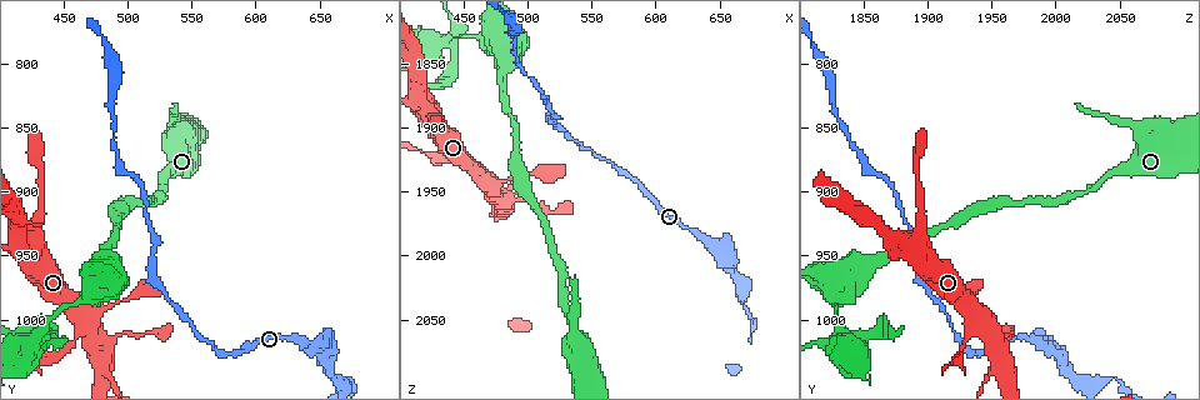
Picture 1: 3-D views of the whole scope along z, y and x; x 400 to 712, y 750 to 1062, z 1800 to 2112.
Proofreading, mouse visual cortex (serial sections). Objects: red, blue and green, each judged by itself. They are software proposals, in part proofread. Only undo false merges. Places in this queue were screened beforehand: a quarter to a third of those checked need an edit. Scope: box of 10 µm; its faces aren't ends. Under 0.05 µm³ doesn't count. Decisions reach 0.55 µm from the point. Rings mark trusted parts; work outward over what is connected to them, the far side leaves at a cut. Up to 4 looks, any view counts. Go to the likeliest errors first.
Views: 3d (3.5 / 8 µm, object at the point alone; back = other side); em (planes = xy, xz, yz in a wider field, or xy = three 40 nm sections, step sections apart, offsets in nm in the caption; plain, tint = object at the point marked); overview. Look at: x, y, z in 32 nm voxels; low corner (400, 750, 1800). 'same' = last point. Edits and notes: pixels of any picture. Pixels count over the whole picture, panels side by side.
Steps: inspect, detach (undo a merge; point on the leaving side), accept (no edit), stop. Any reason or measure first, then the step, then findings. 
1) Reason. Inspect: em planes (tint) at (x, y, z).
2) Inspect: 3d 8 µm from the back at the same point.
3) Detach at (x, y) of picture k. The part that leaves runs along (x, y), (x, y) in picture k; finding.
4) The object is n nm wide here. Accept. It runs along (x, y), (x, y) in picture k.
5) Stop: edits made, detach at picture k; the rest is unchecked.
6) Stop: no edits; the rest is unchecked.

Abrupt turn. Inspect: 3d 3.5 µm at (438, 1004, 1832).

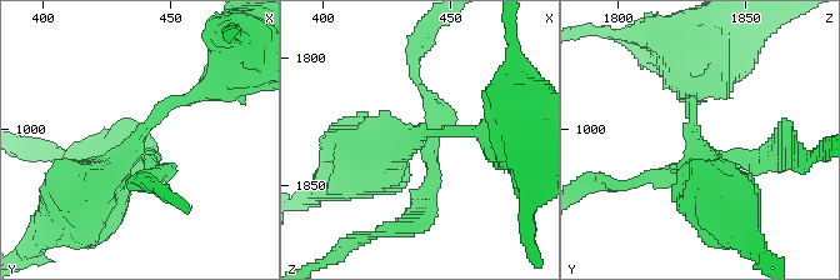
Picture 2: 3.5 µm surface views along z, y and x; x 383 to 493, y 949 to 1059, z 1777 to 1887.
4 arms meet here. Detach at (158, 173) of picture 2. The part that leaves runs along (424, 151), (428, 216), (385, 229) in picture 2; a second cell is stuck on.

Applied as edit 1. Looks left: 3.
See it whole again. Inspect: overview.

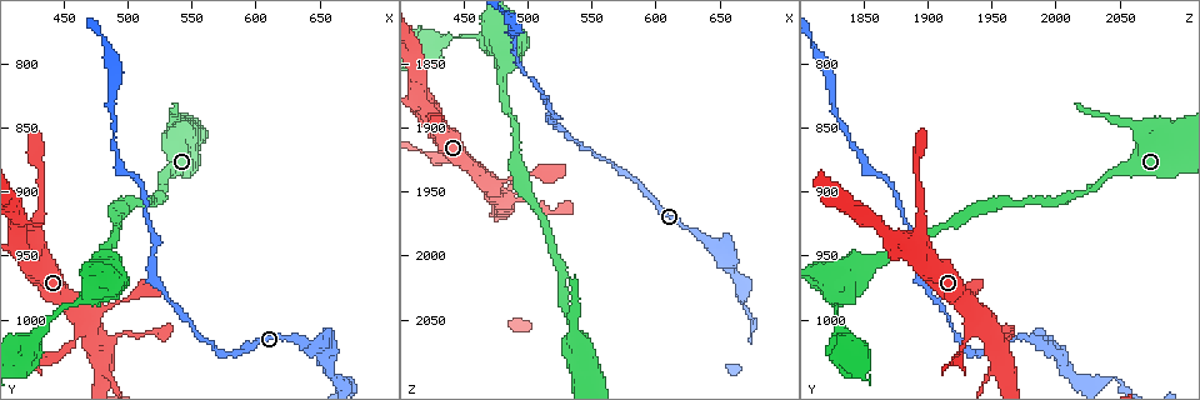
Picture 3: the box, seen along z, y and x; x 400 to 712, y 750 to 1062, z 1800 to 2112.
Thin arm on a thick one. Inspect: 3d 3.5 µm at (468, 998, 1942).

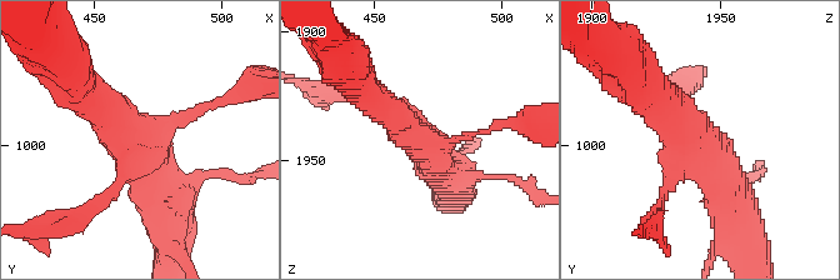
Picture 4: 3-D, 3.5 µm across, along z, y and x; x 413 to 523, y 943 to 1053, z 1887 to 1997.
4 arms meet here; the arms are 100, 150, 400, 450 nm wide; need the tissue. Inspect: em xy step 3 (tint) at (468, 1000, 1943).

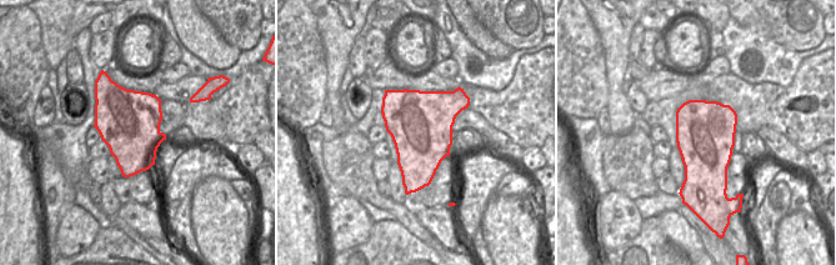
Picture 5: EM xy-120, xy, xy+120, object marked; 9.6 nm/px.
Accept. It runs along (86, 90), (148, 151), (168, 209) in picture 4; continuous, no second cell.

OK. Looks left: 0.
Stop: edits made, detach at picture 2; the rest is unchecked.

